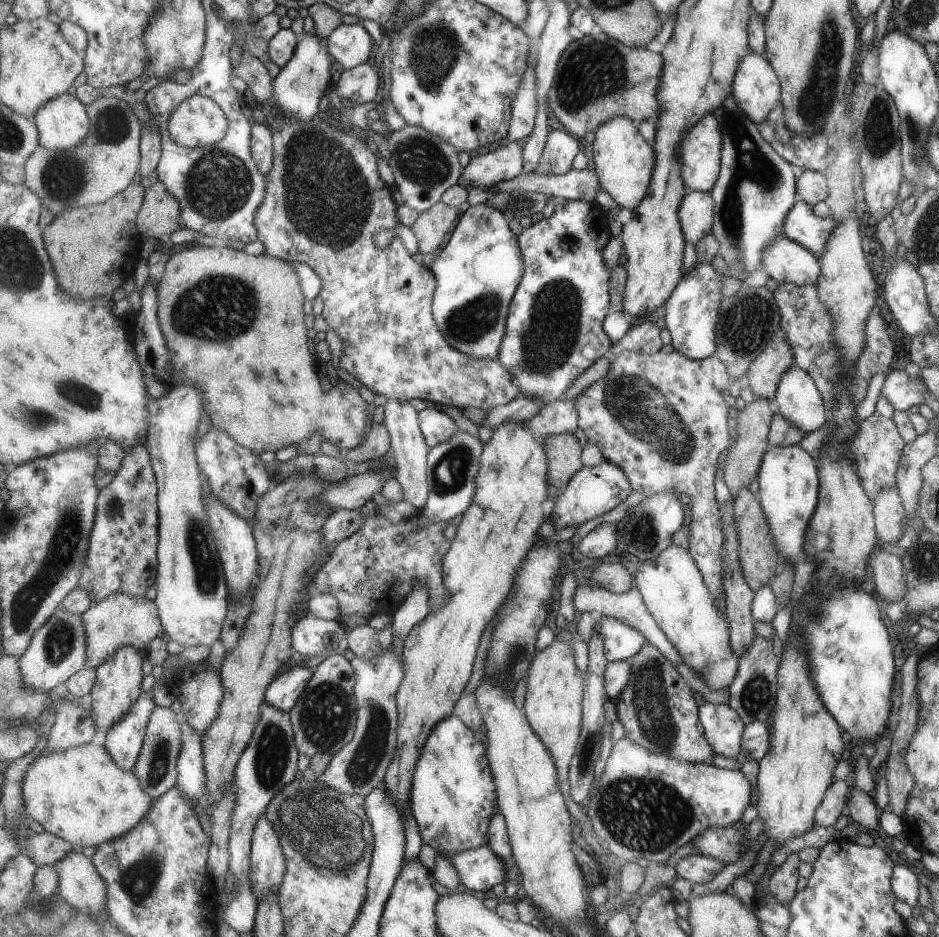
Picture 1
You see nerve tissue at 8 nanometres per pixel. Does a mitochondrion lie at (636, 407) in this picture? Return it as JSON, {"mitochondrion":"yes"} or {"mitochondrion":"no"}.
{"mitochondrion":"yes"}

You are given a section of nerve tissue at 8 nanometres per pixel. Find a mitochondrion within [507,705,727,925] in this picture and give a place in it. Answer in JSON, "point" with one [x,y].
{"point":[647,815]}

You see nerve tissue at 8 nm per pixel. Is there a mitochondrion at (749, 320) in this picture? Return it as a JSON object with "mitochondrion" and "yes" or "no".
{"mitochondrion":"yes"}

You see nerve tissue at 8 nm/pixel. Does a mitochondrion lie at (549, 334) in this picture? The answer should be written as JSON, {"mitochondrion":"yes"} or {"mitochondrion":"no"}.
{"mitochondrion":"yes"}

